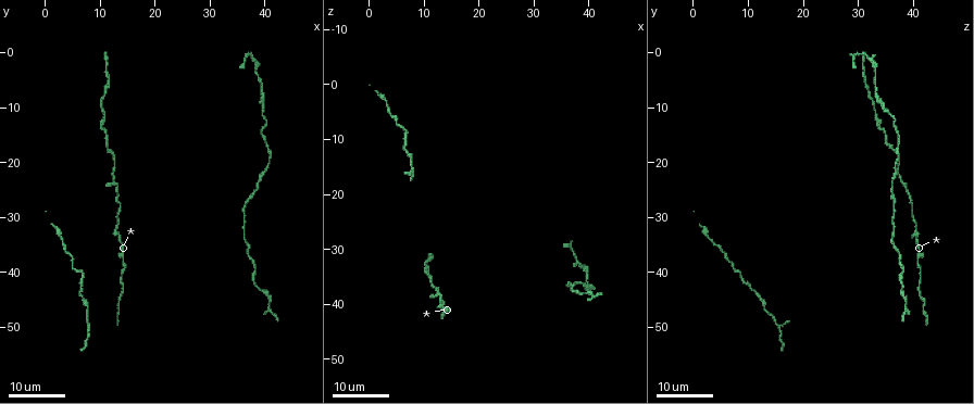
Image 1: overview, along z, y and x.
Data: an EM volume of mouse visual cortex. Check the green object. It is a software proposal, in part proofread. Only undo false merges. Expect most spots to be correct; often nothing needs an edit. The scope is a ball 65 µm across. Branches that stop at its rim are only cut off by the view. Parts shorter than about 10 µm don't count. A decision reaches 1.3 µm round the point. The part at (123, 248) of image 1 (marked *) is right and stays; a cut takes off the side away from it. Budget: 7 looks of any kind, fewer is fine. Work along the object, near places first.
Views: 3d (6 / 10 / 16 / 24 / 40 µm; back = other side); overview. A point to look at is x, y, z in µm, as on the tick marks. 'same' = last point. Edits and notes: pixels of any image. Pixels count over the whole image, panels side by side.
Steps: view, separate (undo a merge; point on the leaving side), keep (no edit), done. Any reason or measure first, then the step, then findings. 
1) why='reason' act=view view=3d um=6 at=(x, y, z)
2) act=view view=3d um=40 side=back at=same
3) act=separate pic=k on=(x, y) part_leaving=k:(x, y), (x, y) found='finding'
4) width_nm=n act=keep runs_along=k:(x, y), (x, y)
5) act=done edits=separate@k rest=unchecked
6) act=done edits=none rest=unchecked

act=view view=3d um=16 at=(40.5, 21.5, 37.0)

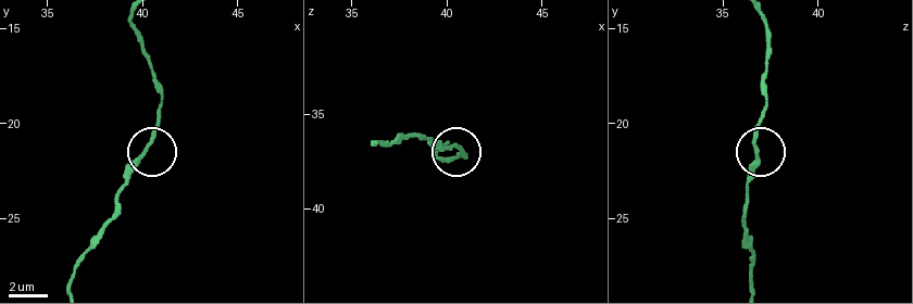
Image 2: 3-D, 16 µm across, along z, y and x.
act=view view=3d um=10 at=(40.1, 21.3, 36.8)

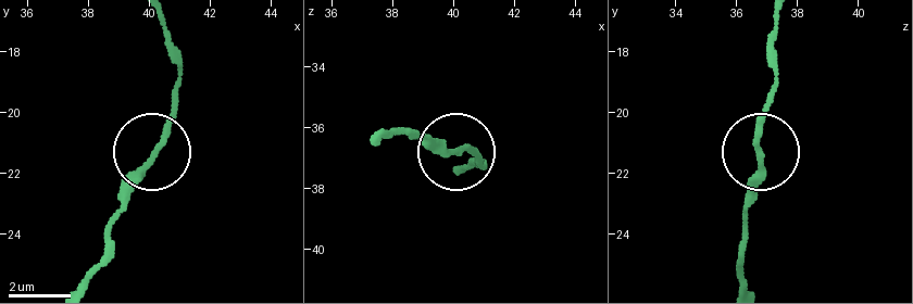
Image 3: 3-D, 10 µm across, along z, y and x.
act=keep found='continuous, no second neuron'

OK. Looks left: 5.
why='thick turns thin' act=view view=3d um=16 at=(39.5, 7.5, 33.0)

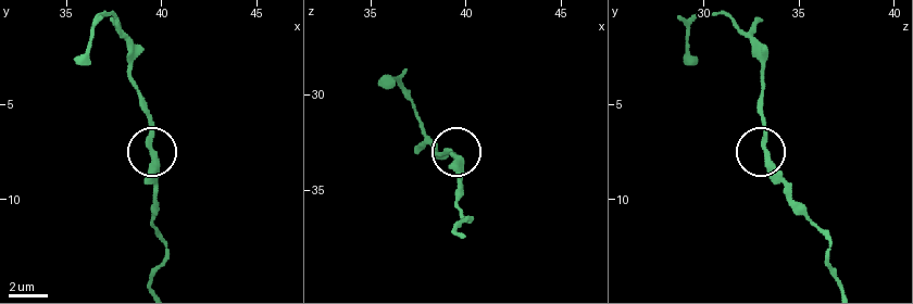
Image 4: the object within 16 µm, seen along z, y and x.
act=view view=3d um=6 at=(39.6, 7.5, 33.3)

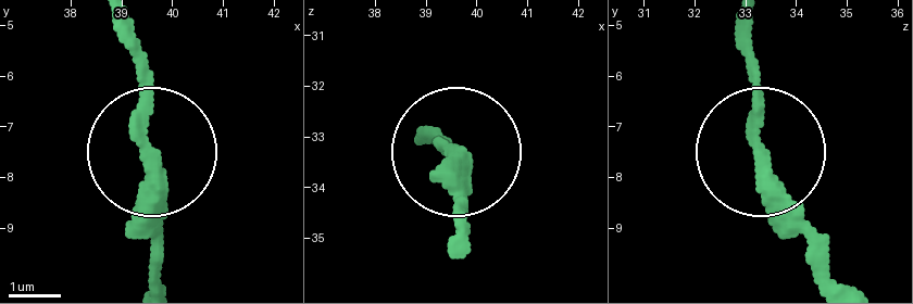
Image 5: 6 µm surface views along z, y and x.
act=keep runs_along=5:(835, 277), (753, 122), (753, 22) found='continuous, no second neuron'

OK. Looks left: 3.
why='thick turns thin' act=view view=3d um=16 at=(38.0, 39.5, 38.5)

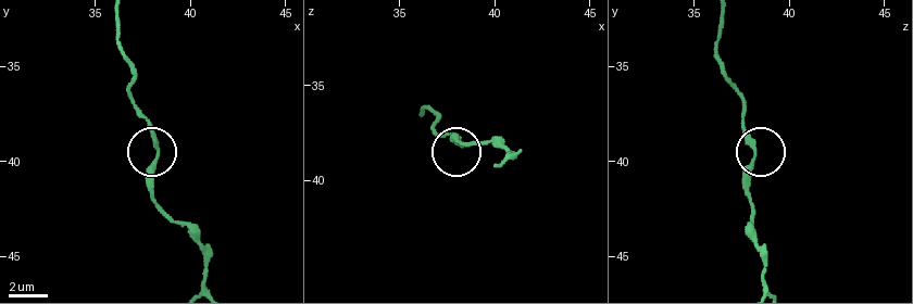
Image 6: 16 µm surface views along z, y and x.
why='zoom in' act=view view=3d um=6 at=(38.3, 39.3, 38.2)

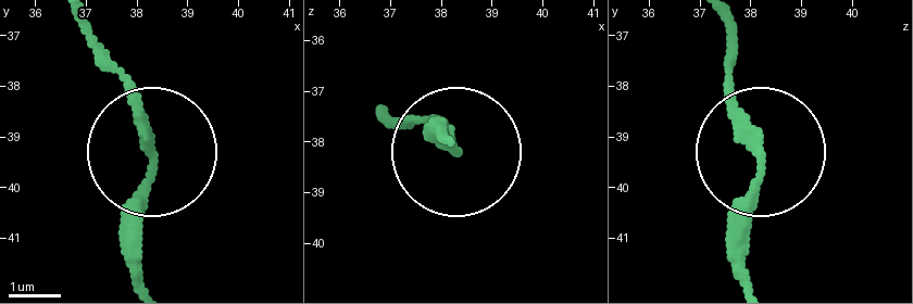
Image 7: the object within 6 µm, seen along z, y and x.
act=keep found='continuous, no second neuron'

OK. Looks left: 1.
act=done edits=none rest=unchecked

